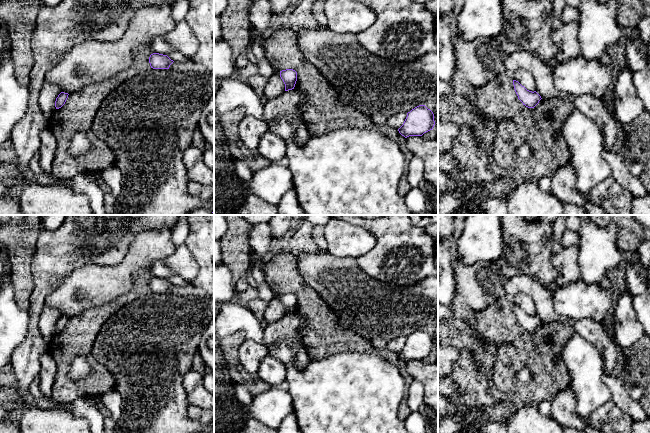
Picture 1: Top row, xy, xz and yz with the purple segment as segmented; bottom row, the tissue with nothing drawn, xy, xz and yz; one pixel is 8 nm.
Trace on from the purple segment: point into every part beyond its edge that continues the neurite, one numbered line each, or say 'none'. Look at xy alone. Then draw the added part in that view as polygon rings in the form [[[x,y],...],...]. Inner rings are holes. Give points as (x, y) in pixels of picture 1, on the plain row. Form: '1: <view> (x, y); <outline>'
none

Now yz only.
none

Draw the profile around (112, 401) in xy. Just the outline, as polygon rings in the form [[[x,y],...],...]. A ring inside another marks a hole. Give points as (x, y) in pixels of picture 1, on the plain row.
[[[112,389],[100,396],[103,406],[111,413],[114,422],[118,422],[122,413],[122,397],[119,392]]]

